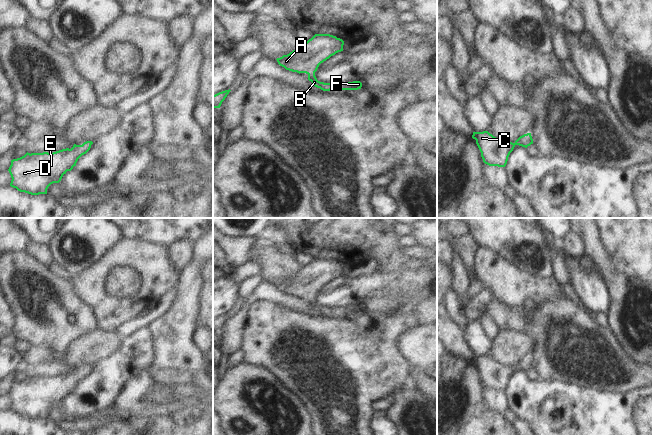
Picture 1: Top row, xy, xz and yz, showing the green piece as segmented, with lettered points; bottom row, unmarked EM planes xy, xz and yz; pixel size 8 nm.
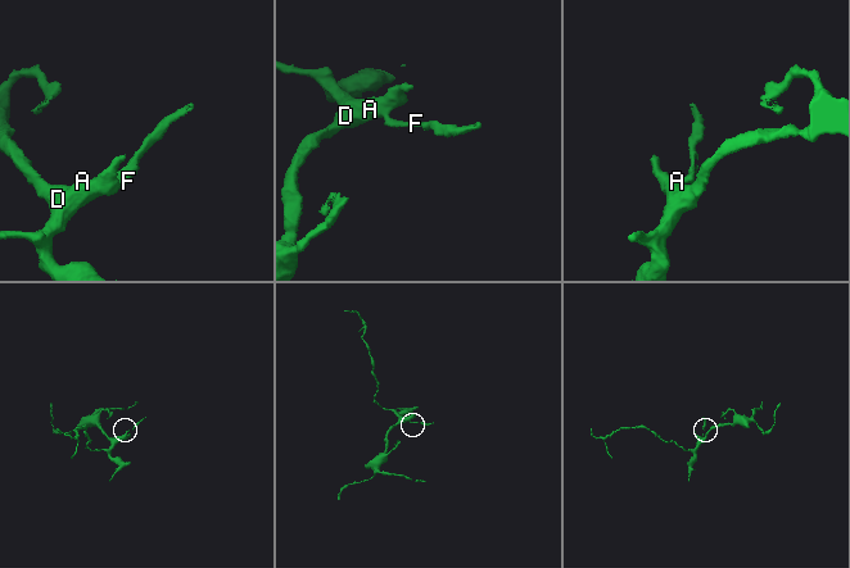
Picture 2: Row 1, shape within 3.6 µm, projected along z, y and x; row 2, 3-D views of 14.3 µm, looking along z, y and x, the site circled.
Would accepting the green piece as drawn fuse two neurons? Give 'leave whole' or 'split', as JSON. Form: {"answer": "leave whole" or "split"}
{"answer": "leave whole"}

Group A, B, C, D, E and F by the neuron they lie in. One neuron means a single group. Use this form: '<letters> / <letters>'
A B C D E F

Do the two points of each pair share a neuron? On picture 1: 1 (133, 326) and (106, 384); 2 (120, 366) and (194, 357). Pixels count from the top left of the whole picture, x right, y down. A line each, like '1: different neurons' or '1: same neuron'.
1: different neurons
2: different neurons

